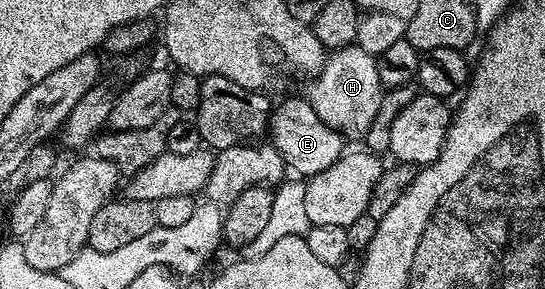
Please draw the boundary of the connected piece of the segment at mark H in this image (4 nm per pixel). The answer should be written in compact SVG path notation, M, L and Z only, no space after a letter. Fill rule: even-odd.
M356 45L332 50L326 56L319 74L308 83L311 84L305 92L306 101L313 105L313 113L317 113L317 117L321 117L325 125L329 125L348 140L362 140L366 136L369 125L373 125L373 117L377 117L377 105L381 105L385 90L379 80L376 56L363 52Z

